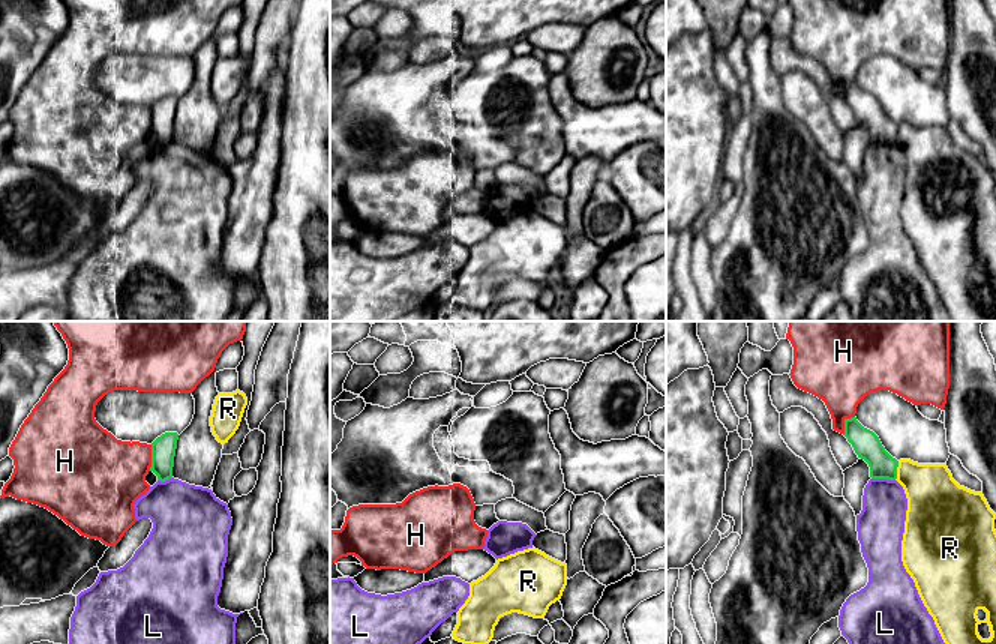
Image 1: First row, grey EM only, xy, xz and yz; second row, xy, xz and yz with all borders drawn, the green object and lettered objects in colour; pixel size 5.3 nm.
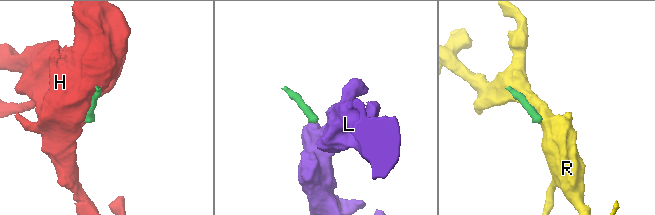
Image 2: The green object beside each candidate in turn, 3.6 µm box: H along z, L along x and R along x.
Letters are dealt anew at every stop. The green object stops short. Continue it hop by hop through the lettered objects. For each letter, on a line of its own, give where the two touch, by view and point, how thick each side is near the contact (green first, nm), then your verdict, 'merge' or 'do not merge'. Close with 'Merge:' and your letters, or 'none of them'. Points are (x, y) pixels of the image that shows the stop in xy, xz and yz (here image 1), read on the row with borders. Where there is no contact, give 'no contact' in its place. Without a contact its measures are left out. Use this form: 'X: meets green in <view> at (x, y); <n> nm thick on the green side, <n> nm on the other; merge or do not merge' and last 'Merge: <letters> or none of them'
H: meets green in xy at (152, 458); 130 nm thick on the green side, 400 nm on the other; do not merge
L: meets green in yz at (884, 478); 150 nm thick on the green side, 260 nm on the other; do not merge
R: meets green in yz at (896, 470); 150 nm thick on the green side, 280 nm on the other; do not merge
Merge: none of them

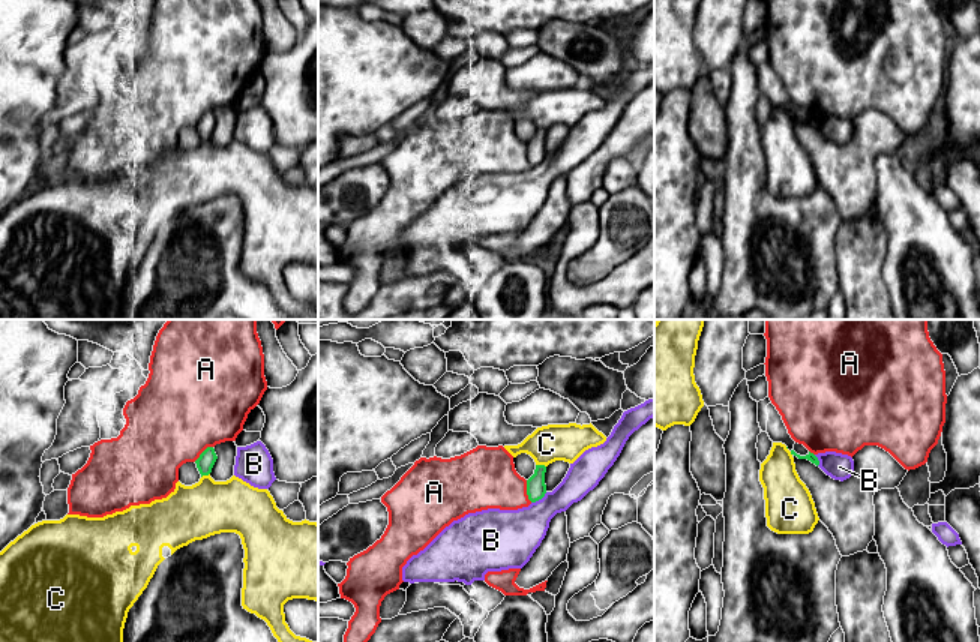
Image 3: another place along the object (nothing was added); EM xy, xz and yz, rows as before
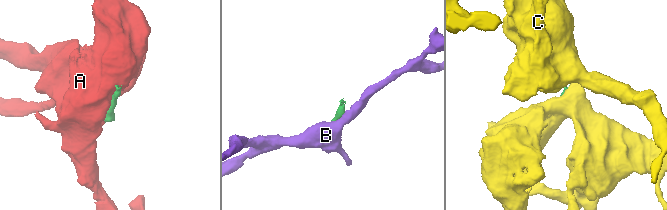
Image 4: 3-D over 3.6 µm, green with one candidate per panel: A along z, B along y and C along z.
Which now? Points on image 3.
A: meets green in xz at (527, 491); 110 nm thick on the green side, 340 nm on the other; do not merge
B: meets green in xz at (539, 498); 110 nm thick on the green side, 280 nm on the other; do not merge
C: meets green in xz at (541, 465); 110 nm thick on the green side, 200 nm on the other; do not merge
Merge: none of them

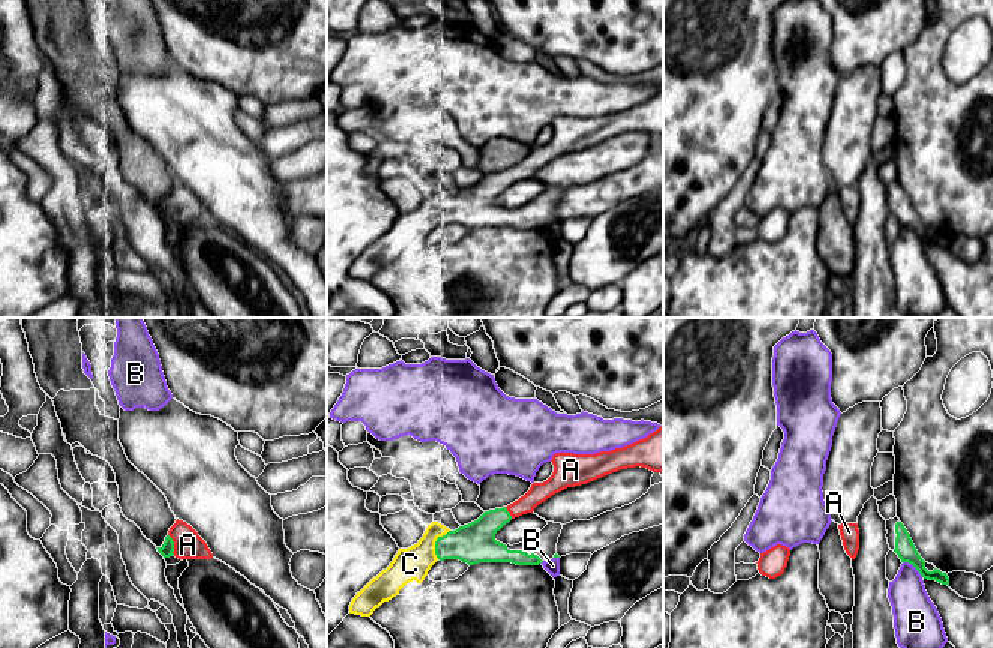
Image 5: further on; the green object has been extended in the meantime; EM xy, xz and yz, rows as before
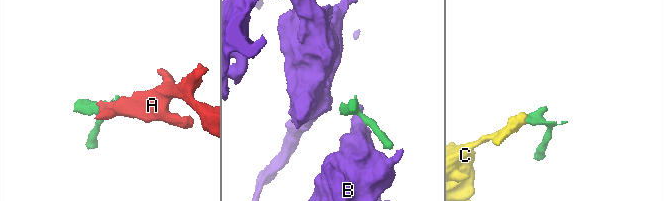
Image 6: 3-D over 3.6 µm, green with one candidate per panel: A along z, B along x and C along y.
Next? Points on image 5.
A: meets green in xy at (173, 545); 70 nm thick on the green side, 160 nm on the other; merge
B: meets green in yz at (914, 566); 110 nm thick on the green side, 220 nm on the other; do not merge
C: meets green in xz at (435, 543); 220 nm thick on the green side, 180 nm on the other; merge
Merge: A, C

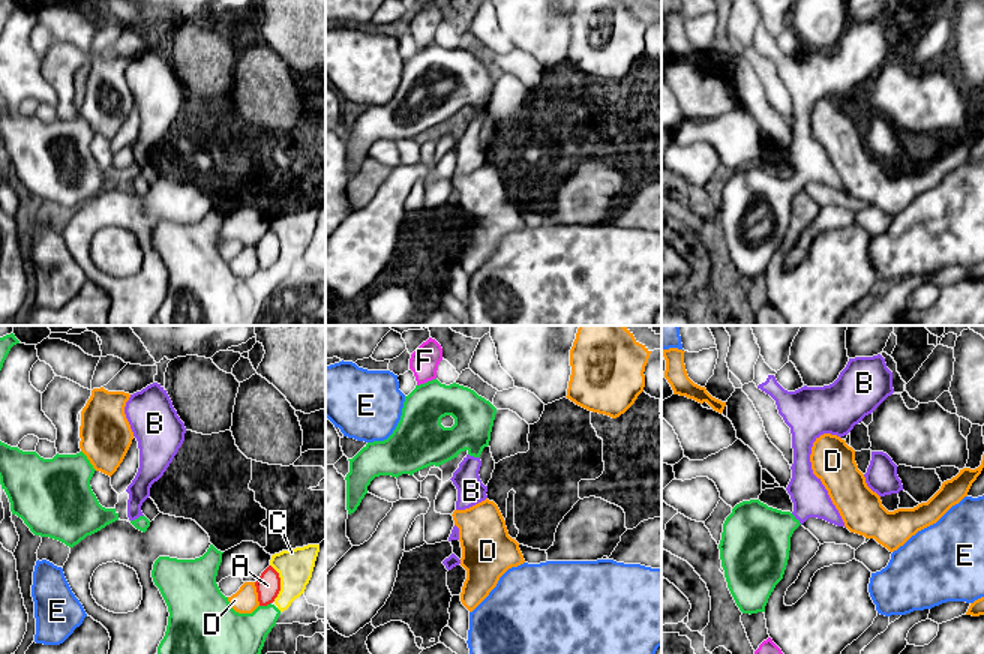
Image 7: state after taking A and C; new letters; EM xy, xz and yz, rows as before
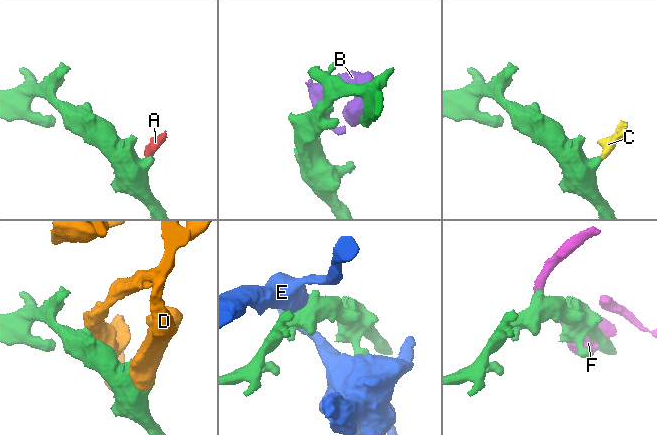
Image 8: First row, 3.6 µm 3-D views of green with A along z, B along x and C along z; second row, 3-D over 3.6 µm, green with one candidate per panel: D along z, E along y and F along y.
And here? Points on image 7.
A: meets green in xy at (264, 606); 240 nm thick on the green side, 130 nm on the other; do not merge
B: meets green in xy at (138, 518); 70 nm thick on the green side, 120 nm on the other; merge
C: meets green in xy at (278, 609); 220 nm thick on the green side, 190 nm on the other; merge
D: meets green in xy at (240, 614); 360 nm thick on the green side, 140 nm on the other; do not merge
E: meets green in xz at (396, 426); 280 nm thick on the green side, 380 nm on the other; do not merge
F: meets green in xz at (428, 381); 220 nm thick on the green side, 150 nm on the other; do not merge
Merge: B, C

